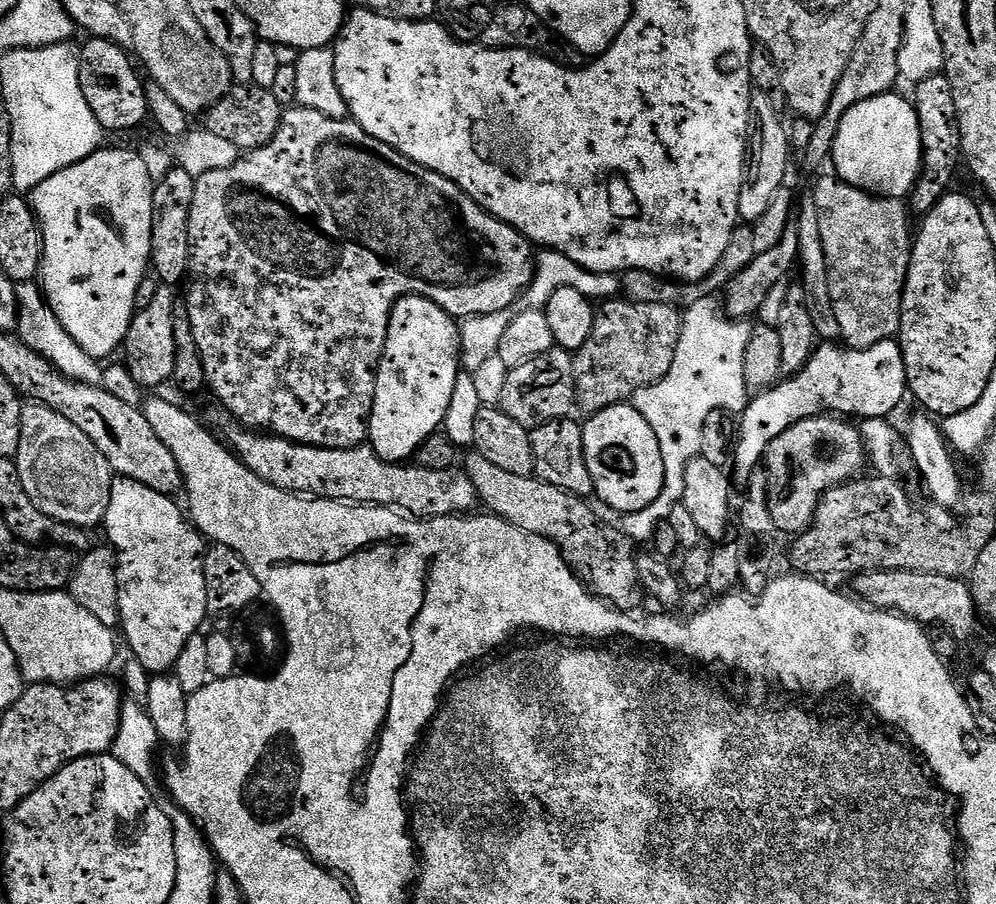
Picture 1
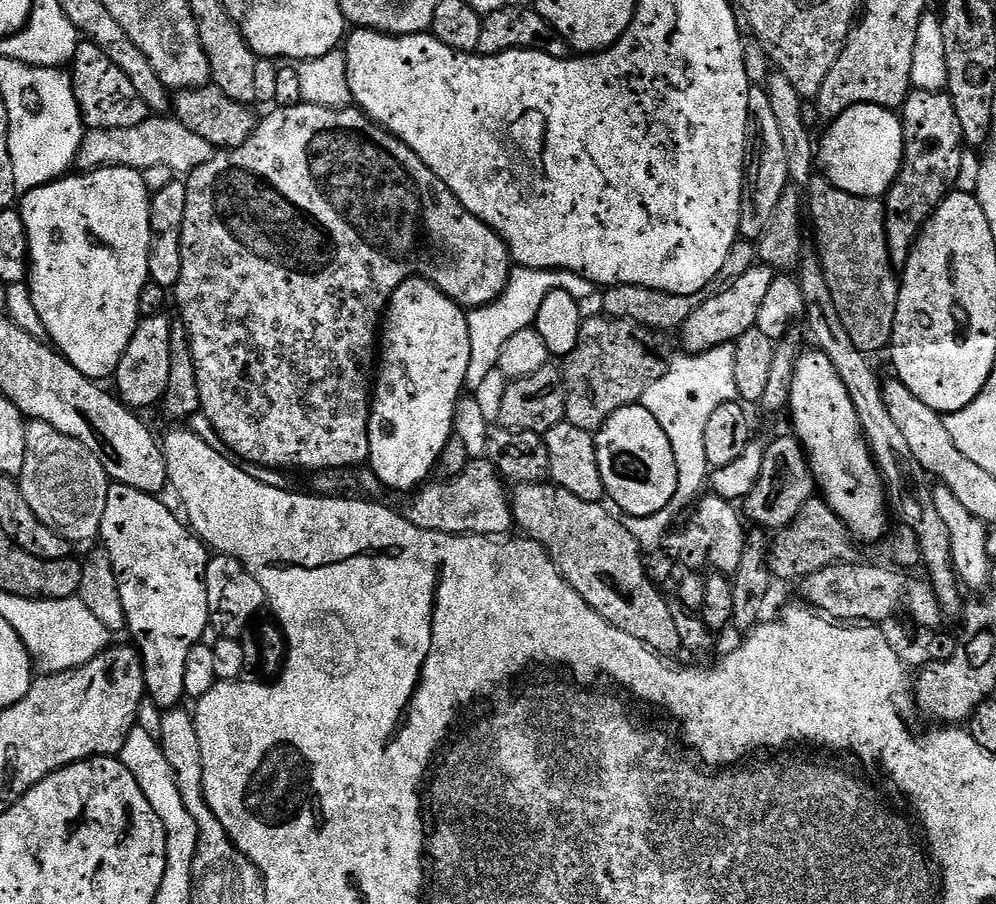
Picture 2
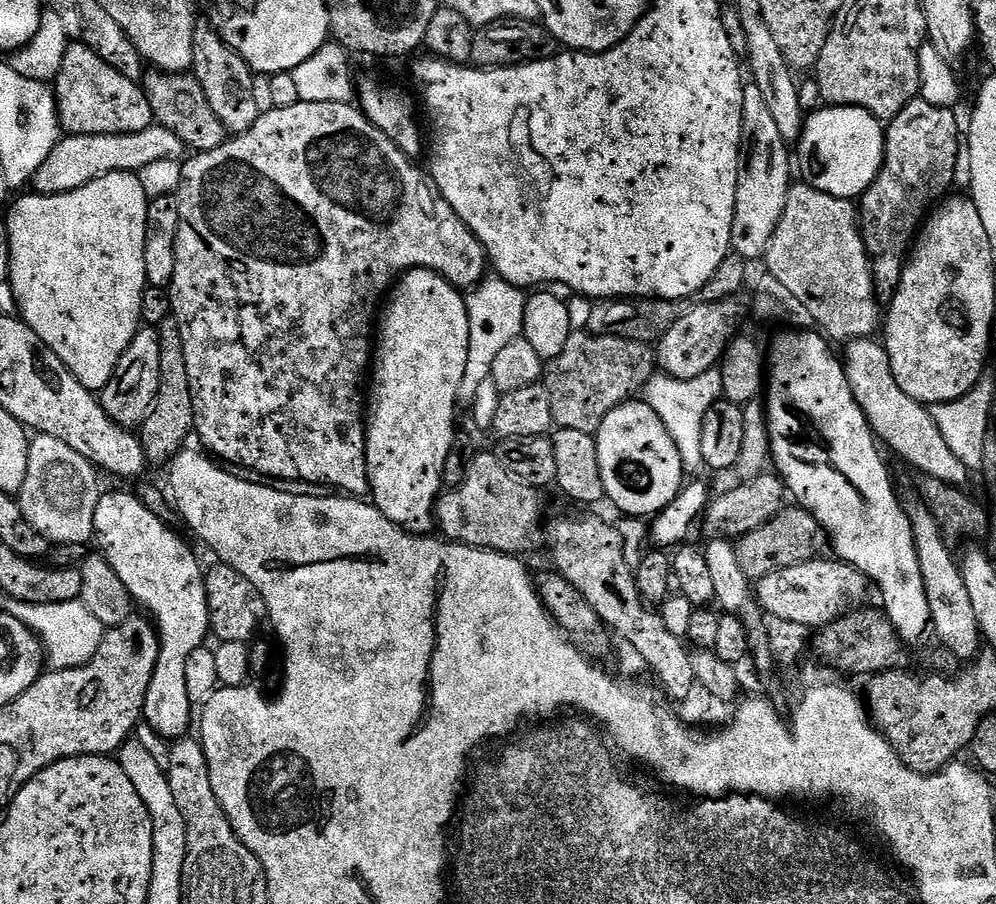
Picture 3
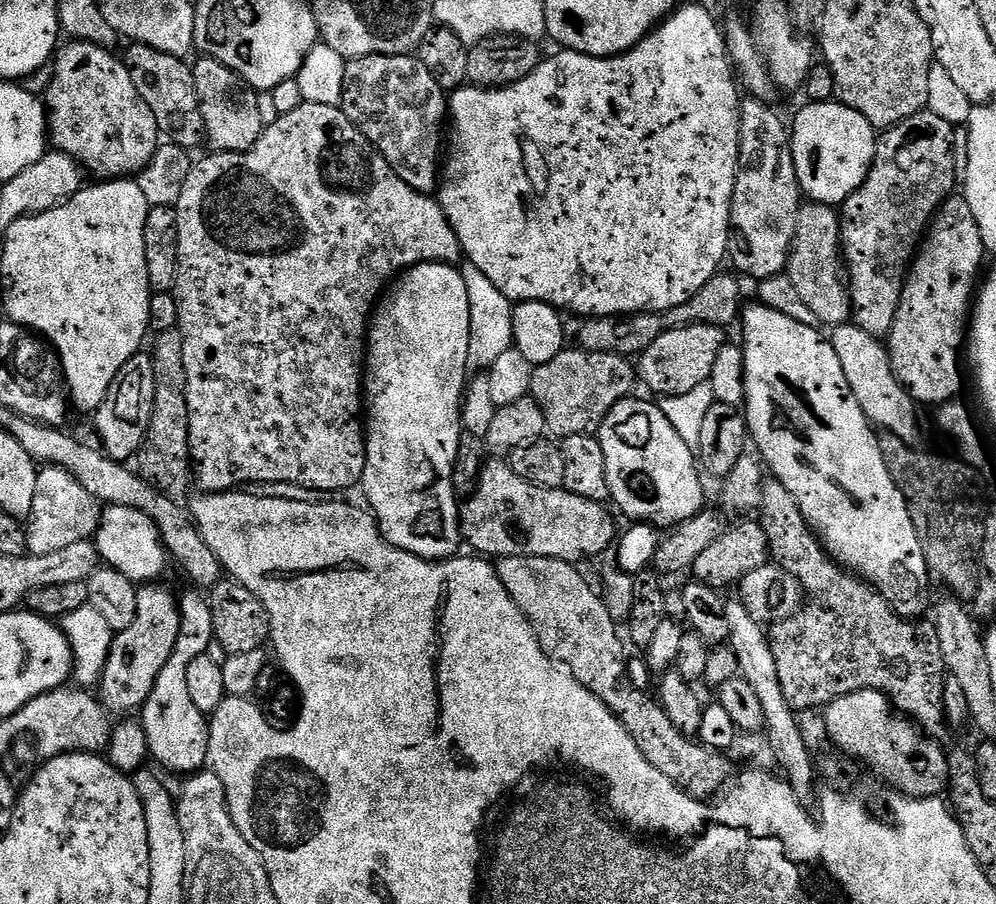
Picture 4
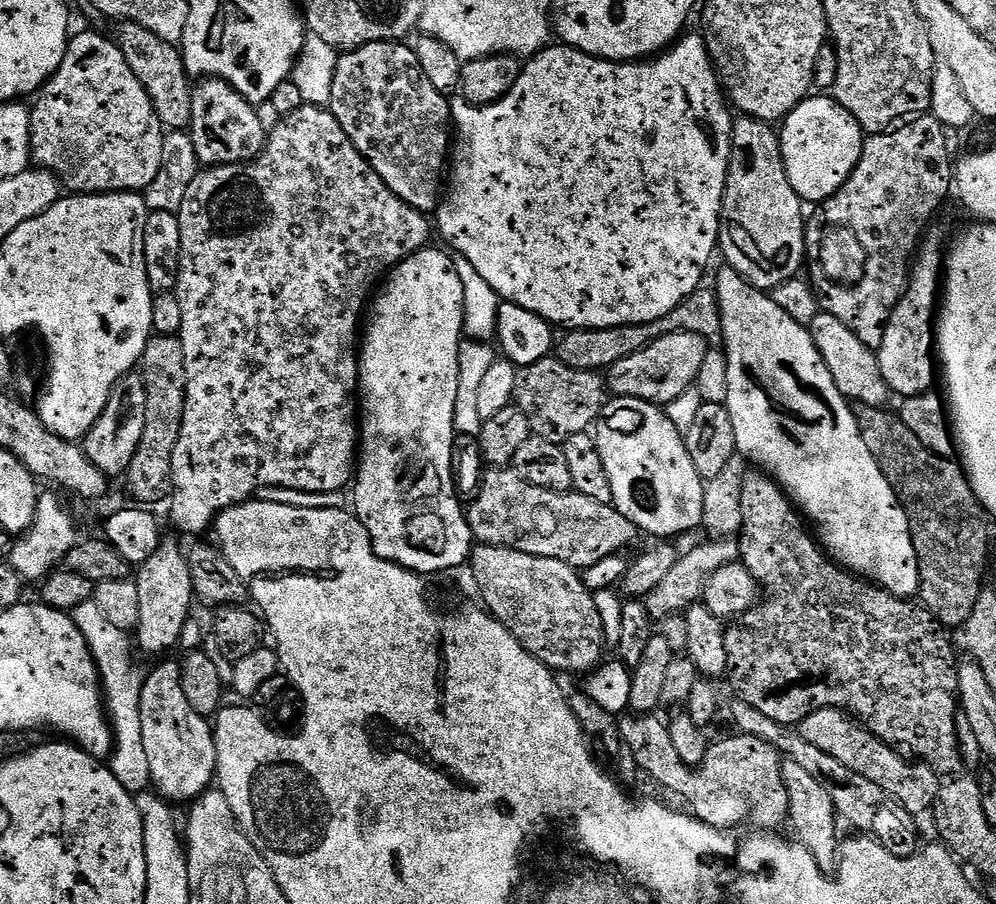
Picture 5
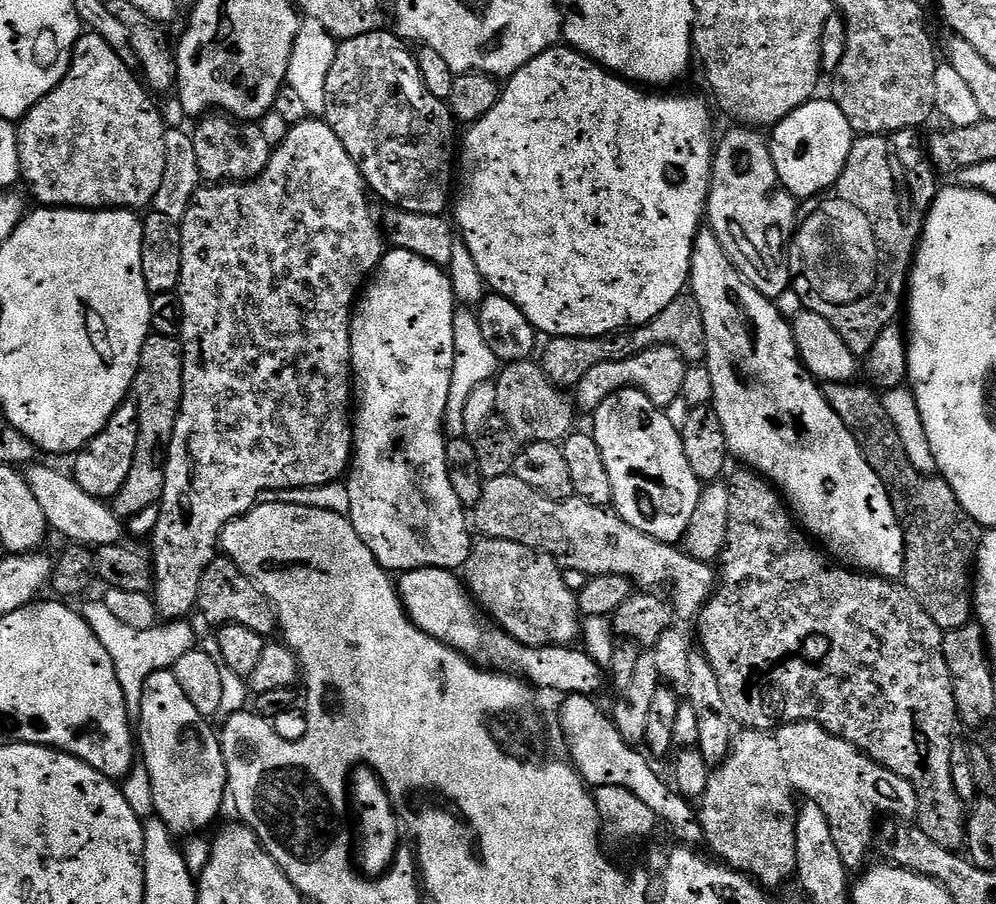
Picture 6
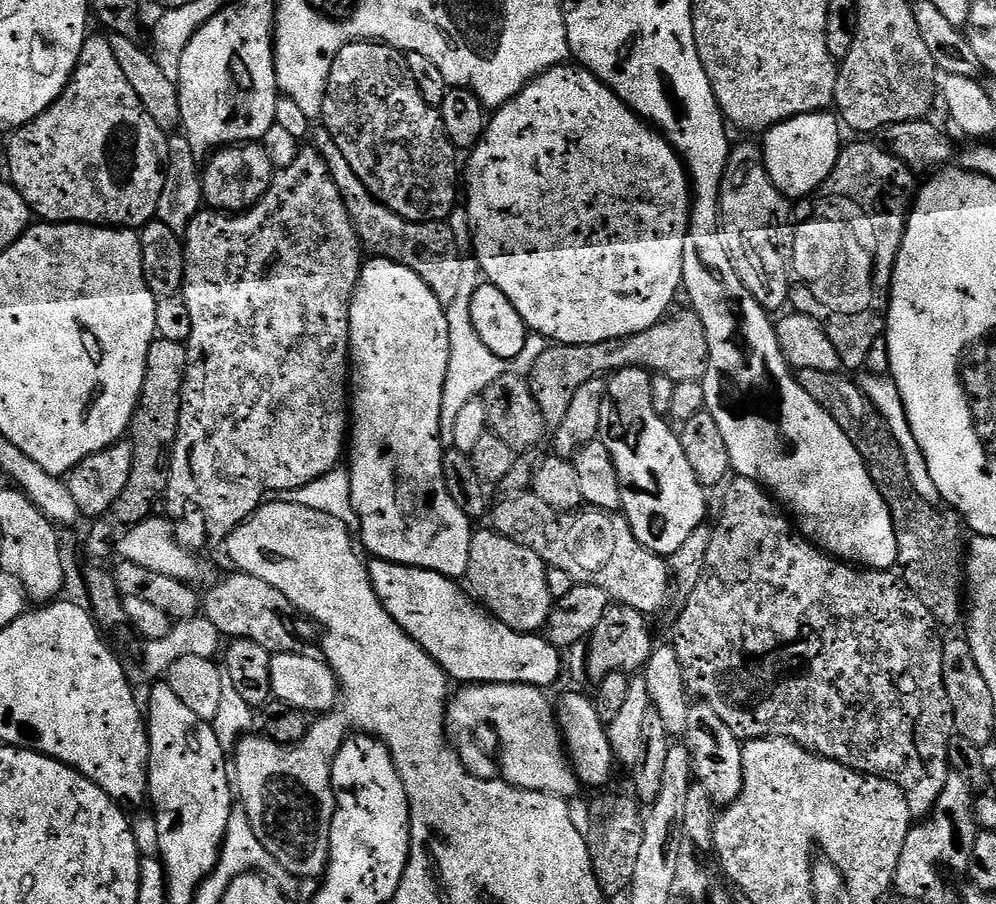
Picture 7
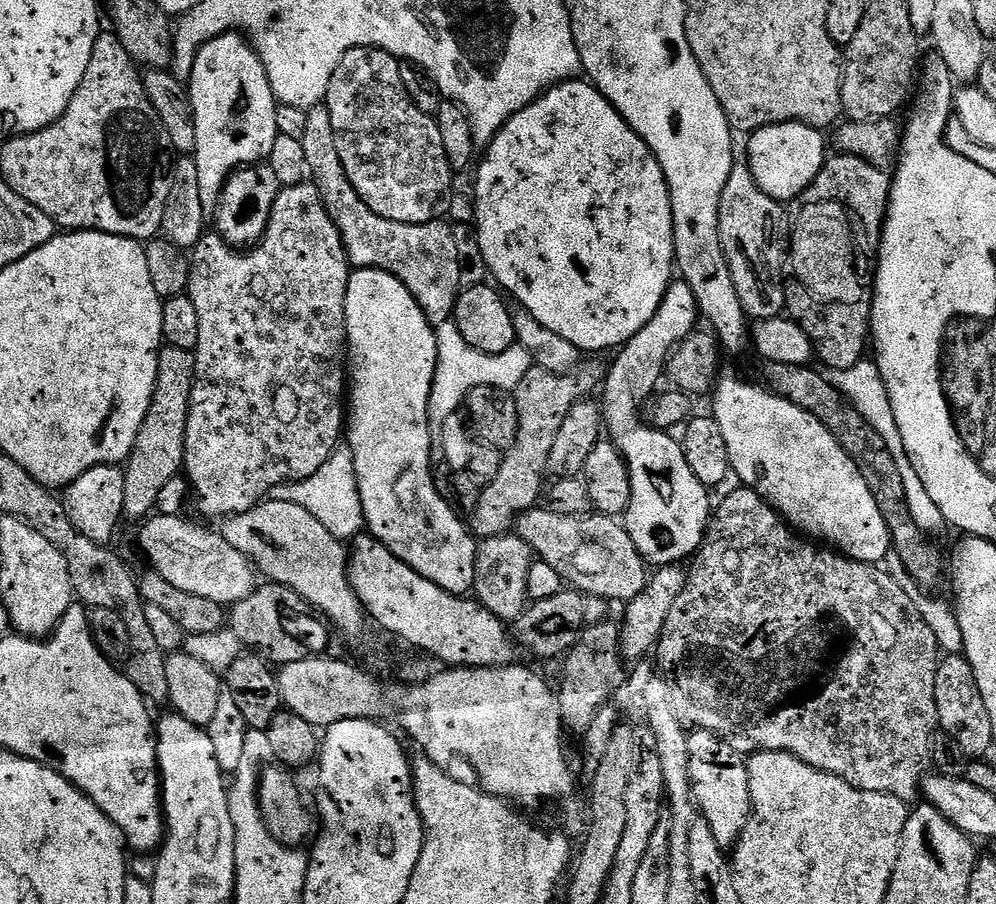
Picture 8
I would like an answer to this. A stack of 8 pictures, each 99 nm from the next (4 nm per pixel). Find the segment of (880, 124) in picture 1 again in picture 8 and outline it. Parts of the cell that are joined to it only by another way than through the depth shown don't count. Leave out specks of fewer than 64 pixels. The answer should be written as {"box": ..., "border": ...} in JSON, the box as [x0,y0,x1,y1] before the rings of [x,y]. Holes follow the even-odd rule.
{"box":[746,124,826,202],"border":[[[771,124],[751,133],[748,140],[746,162],[754,174],[754,182],[781,202],[799,201],[804,192],[818,178],[826,159],[824,152],[825,133],[808,124]]]}

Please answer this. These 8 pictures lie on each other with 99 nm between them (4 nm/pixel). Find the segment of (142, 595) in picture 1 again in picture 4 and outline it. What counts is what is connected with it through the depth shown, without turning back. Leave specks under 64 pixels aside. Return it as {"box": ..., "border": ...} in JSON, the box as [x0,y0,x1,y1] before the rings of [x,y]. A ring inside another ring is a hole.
{"box":[94,505,213,774],"border":[[[107,505],[99,513],[94,543],[101,561],[107,567],[116,568],[122,574],[126,574],[126,578],[134,582],[156,582],[161,579],[164,560],[166,561],[164,544],[160,540],[160,531],[156,528],[156,523],[146,518],[146,514],[130,510],[126,506]],[[188,590],[178,600],[180,609],[180,633],[174,642],[174,650],[162,666],[162,674],[154,682],[154,690],[150,690],[150,698],[146,698],[139,723],[144,726],[148,751],[153,761],[157,760],[164,768],[179,774],[191,774],[201,771],[209,763],[208,758],[208,725],[209,717],[190,698],[190,689],[186,687],[186,670],[194,658],[205,655],[208,647],[213,647],[212,615],[207,599],[199,591]]]}

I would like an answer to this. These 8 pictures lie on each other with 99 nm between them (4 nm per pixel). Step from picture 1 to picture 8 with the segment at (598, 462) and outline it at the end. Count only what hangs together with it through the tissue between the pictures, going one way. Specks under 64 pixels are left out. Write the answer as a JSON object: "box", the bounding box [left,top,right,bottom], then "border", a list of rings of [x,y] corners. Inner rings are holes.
{"box":[602,278,710,566],"border":[[[680,278],[669,284],[654,318],[650,318],[650,322],[646,322],[646,326],[642,326],[642,330],[638,330],[638,334],[634,334],[634,338],[626,341],[615,353],[616,361],[612,368],[610,364],[607,369],[602,385],[602,420],[612,443],[623,452],[630,474],[630,506],[622,517],[622,523],[628,529],[641,558],[652,566],[678,564],[695,556],[706,539],[710,523],[709,489],[698,482],[698,478],[694,478],[694,470],[690,470],[690,462],[686,462],[683,443],[677,437],[676,440],[672,437],[675,435],[657,430],[651,423],[643,424],[640,421],[640,407],[653,399],[654,393],[661,387],[660,379],[665,379],[668,357],[672,355],[676,345],[697,331],[696,320],[700,319],[700,307],[694,298],[694,290],[690,290],[688,283]]]}

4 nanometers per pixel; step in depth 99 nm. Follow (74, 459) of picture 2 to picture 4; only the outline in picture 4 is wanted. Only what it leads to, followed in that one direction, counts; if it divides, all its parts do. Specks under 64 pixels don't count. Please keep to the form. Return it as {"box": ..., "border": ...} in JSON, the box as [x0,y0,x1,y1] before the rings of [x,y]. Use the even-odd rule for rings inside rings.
{"box":[27,466,98,556],"border":[[[44,466],[36,473],[34,502],[27,516],[28,552],[33,556],[62,550],[70,542],[92,540],[96,535],[98,508],[90,494],[64,468]]]}

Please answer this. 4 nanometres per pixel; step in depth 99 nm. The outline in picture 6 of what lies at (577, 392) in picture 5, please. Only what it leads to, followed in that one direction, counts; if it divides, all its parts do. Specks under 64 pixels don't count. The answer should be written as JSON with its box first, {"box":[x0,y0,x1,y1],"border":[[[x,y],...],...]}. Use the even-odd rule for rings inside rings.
{"box":[494,360,578,444],"border":[[[519,360],[517,364],[504,364],[494,380],[496,410],[503,427],[509,428],[516,439],[524,444],[550,442],[560,444],[573,431],[578,409],[573,397],[561,390],[545,375],[543,367],[532,360]]]}

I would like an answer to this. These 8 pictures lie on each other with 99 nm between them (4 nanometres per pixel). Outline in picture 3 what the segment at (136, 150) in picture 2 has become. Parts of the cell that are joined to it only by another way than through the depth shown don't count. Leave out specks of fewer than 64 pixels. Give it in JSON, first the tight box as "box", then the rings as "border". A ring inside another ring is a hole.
{"box":[30,126,185,196],"border":[[[153,126],[146,130],[138,130],[134,134],[106,134],[105,136],[73,136],[65,135],[50,150],[50,158],[36,171],[30,184],[39,195],[53,196],[66,194],[115,172],[139,173],[150,162],[163,160],[180,160],[185,155],[184,143],[178,134],[170,134],[170,130]]]}

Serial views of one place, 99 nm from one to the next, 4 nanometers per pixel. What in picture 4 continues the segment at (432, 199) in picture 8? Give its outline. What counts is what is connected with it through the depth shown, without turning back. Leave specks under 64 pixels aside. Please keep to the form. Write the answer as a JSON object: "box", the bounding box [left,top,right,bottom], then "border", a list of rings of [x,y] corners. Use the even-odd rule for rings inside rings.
{"box":[338,55,450,193],"border":[[[415,55],[363,56],[347,61],[343,66],[344,81],[341,82],[340,88],[344,93],[341,94],[340,100],[338,99],[338,107],[384,155],[386,162],[390,162],[390,166],[398,174],[398,178],[406,182],[406,186],[419,192],[435,193],[438,188],[438,169],[442,164],[442,137],[446,132],[446,117],[450,112],[449,97],[437,82],[436,75]]]}

